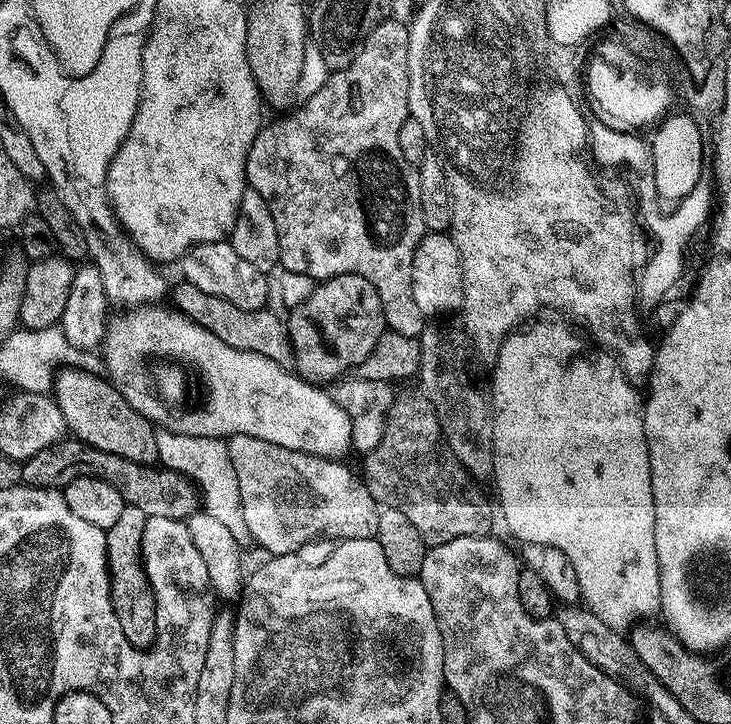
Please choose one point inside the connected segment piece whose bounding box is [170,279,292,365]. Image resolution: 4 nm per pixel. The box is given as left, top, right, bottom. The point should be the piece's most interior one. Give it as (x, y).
(261, 332)

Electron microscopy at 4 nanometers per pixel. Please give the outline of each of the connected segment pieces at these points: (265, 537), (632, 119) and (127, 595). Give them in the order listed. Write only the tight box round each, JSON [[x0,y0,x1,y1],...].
[[227,436,380,557],[587,44,674,133],[106,504,156,650]]

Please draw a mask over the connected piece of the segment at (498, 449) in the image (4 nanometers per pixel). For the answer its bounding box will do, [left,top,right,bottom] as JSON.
[490,327,660,630]

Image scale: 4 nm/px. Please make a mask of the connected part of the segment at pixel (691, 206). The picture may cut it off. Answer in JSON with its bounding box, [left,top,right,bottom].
[638,166,714,308]

